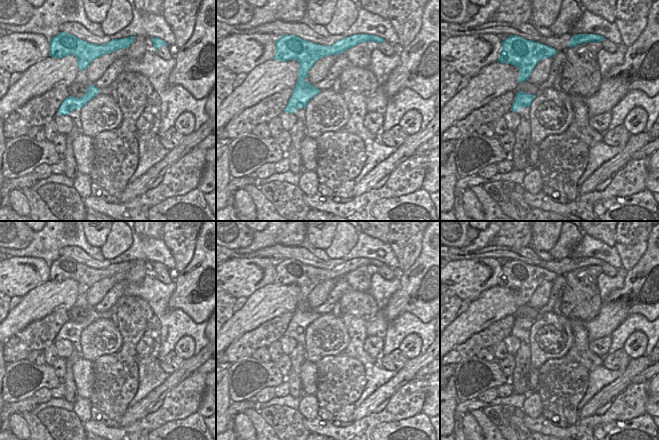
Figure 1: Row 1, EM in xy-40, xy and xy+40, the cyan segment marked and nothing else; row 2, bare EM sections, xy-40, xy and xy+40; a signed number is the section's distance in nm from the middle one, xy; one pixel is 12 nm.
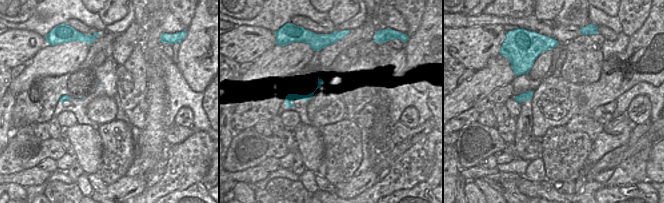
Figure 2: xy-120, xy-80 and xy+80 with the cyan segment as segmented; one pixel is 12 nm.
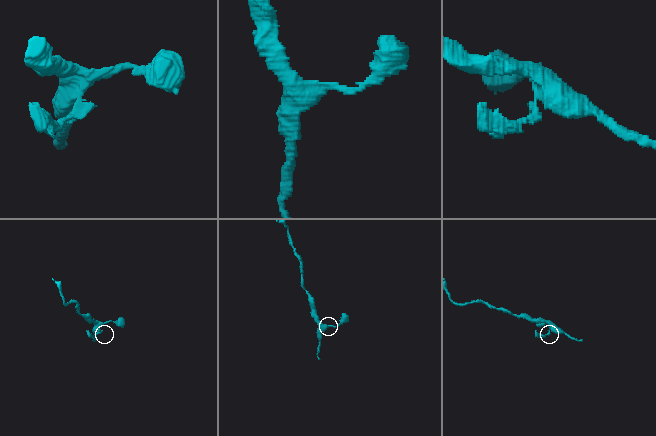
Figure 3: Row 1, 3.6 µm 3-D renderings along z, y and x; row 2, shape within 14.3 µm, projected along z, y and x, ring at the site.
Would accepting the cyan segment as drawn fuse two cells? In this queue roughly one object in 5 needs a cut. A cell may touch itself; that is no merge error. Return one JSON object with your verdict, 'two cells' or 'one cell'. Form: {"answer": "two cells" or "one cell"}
{"answer": "two cells"}

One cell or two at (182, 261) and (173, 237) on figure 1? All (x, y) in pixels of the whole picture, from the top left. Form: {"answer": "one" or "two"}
{"answer": "one"}

